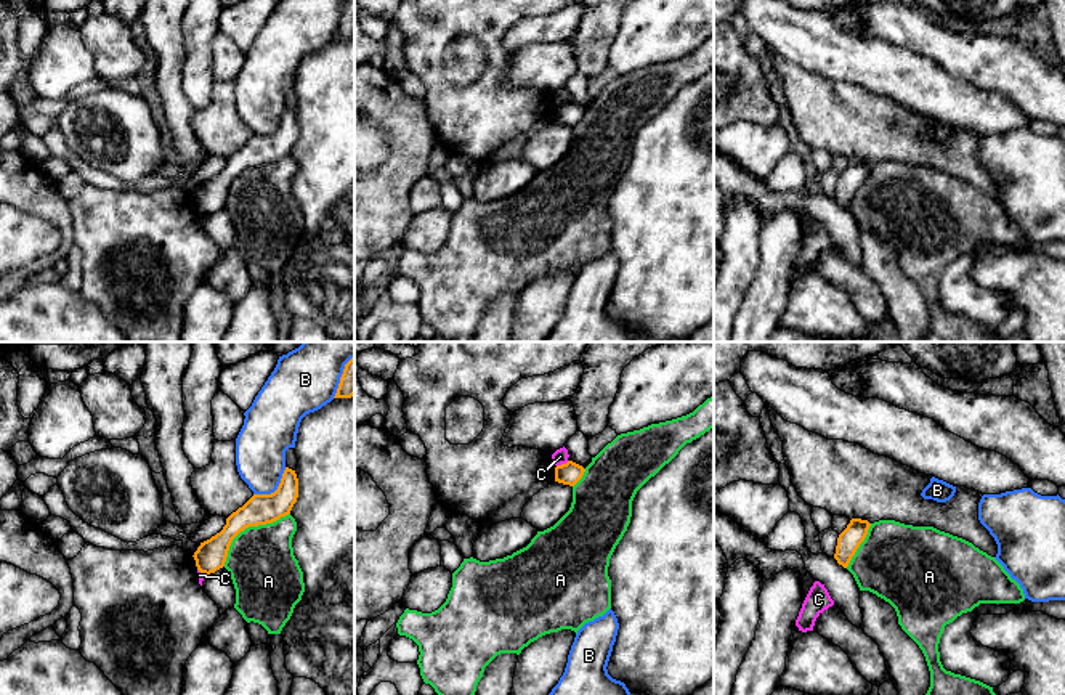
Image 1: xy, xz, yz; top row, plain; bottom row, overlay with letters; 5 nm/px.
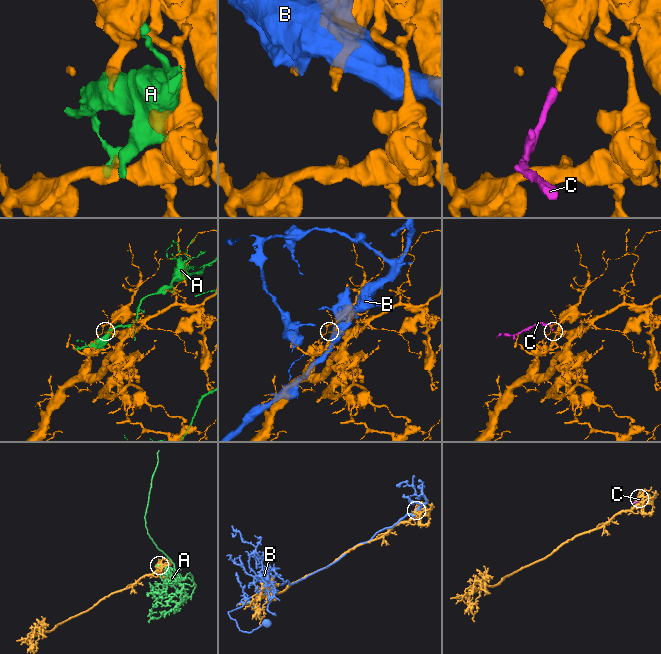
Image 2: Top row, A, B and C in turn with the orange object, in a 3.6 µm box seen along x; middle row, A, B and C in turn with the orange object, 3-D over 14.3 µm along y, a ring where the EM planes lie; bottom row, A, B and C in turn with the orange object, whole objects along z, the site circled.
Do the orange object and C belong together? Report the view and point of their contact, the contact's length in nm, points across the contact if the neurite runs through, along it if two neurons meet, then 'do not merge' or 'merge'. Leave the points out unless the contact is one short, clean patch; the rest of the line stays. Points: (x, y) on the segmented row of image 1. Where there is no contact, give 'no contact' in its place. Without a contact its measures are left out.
meets orange in xz at (562, 464); contact 70 nm long; border along xz (568, 461), (557, 466); do not merge

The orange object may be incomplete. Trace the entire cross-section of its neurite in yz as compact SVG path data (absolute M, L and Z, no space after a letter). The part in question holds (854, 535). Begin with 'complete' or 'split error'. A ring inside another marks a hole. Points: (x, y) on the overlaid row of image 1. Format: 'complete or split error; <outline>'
complete; M852 518L847 528L839 534L834 559L844 568L848 567L860 544L865 541L871 523L861 518Z

